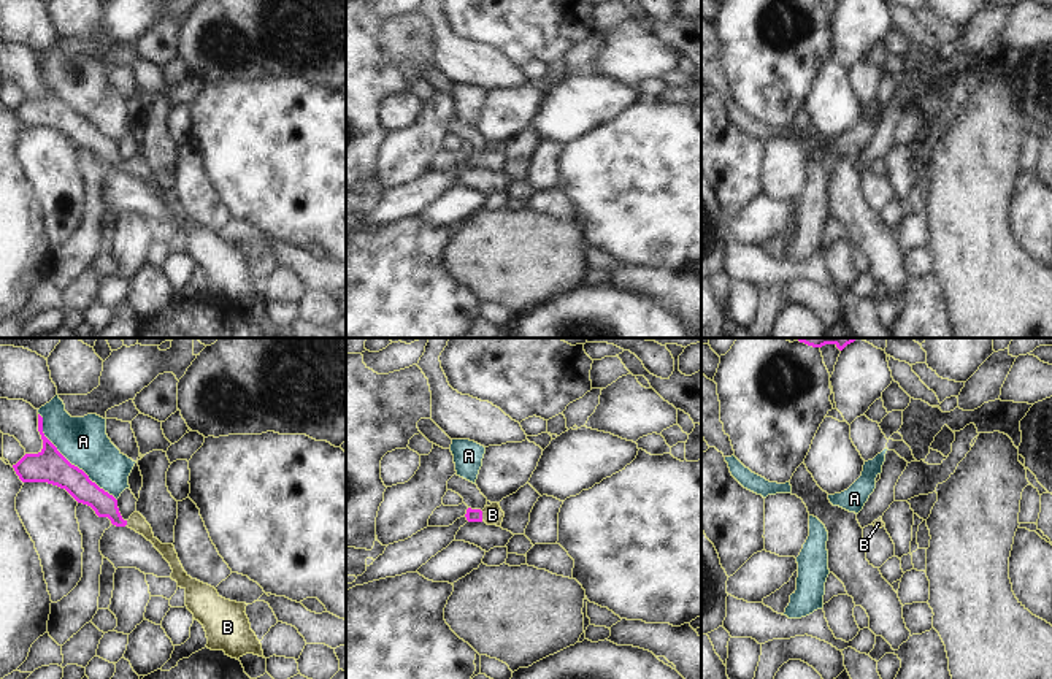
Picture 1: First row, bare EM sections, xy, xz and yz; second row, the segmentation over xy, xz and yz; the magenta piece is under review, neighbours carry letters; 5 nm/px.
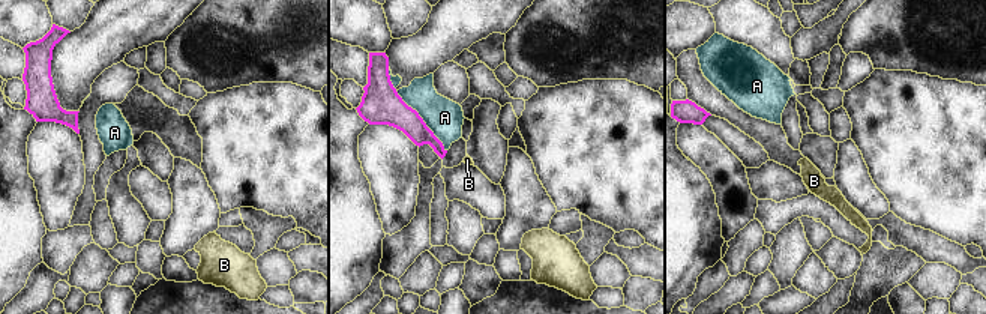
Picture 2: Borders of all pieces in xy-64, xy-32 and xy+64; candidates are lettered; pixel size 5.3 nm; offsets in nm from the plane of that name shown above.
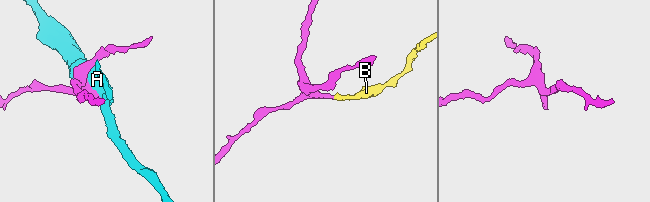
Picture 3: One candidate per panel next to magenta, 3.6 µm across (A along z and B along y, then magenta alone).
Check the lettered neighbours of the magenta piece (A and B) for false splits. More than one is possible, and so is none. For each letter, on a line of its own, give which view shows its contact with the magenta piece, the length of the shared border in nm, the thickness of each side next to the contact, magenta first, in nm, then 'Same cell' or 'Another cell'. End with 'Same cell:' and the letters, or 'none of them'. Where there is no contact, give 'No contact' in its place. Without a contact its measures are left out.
A: Touches magenta in xy. Shared border 600 nm. Thickness 170 nm (magenta) against 240 nm. Another cell
B: Touches magenta in xz. Shared border 50 nm. Thickness 60 nm (magenta) against 100 nm. Same cell
Same cell: B

